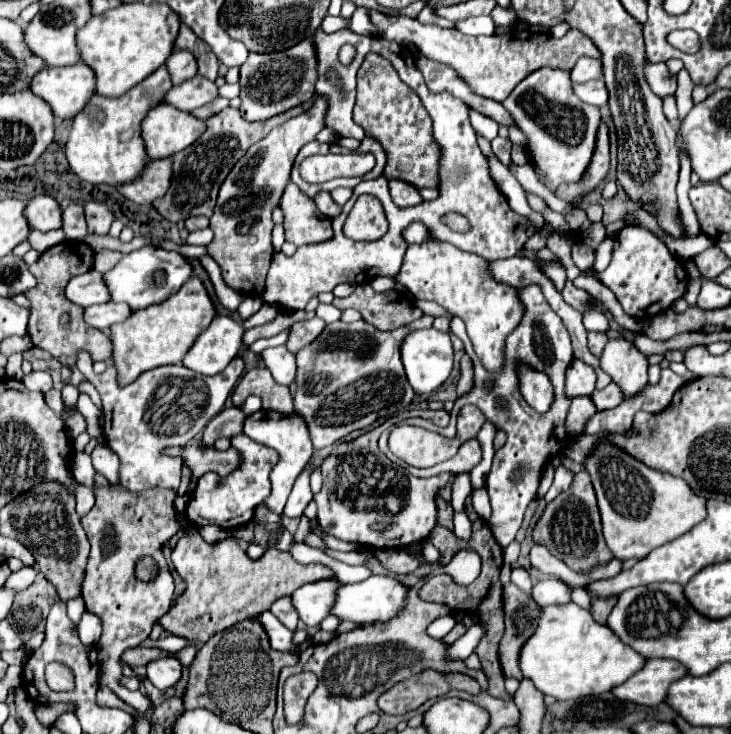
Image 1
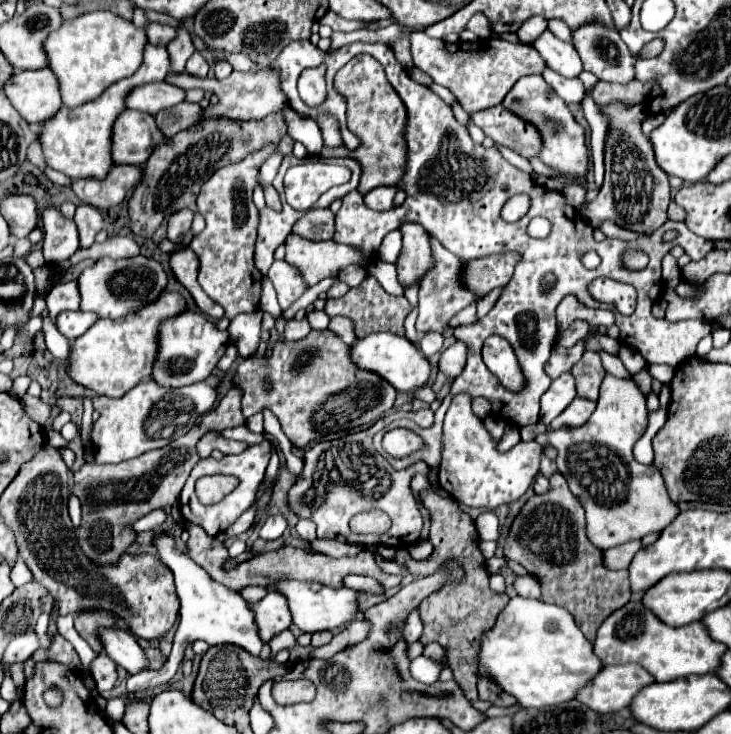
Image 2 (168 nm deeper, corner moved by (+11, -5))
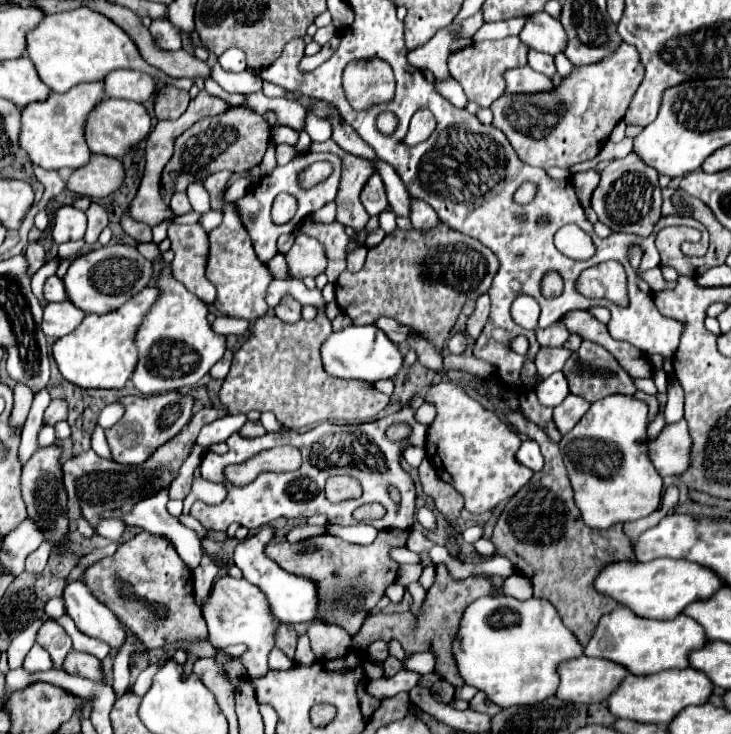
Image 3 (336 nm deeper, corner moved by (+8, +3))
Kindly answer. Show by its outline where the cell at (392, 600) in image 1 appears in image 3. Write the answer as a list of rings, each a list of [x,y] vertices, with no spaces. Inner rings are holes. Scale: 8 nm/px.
[[[262,526],[262,528],[258,528],[258,532],[254,536],[240,542],[234,550],[234,564],[242,570],[242,574],[248,582],[256,584],[266,594],[272,614],[280,622],[284,622],[284,624],[312,622],[312,620],[316,620],[316,610],[318,610],[316,582],[312,582],[310,578],[304,578],[304,576],[288,574],[286,570],[280,570],[280,566],[276,566],[276,562],[272,562],[264,556],[264,546],[274,538],[274,532],[276,530],[272,526]]]

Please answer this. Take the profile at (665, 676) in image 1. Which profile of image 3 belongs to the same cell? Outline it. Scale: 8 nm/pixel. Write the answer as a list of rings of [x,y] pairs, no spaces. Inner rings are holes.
[[[574,658],[562,662],[558,666],[560,686],[556,698],[566,702],[594,704],[604,702],[620,680],[628,676],[628,670],[616,662],[608,662],[602,658]]]

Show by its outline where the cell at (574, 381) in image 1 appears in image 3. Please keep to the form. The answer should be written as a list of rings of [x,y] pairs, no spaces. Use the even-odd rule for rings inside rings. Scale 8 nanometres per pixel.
[[[562,372],[552,374],[540,386],[536,386],[536,396],[538,396],[540,404],[550,406],[550,408],[556,408],[568,396],[568,392],[570,392],[568,382]]]

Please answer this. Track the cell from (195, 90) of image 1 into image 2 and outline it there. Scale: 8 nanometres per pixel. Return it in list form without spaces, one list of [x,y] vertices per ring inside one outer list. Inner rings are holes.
[[[153,82],[153,84],[135,86],[127,94],[125,106],[131,110],[141,110],[141,112],[155,116],[165,106],[173,106],[183,100],[185,100],[185,90],[171,86],[167,82]]]

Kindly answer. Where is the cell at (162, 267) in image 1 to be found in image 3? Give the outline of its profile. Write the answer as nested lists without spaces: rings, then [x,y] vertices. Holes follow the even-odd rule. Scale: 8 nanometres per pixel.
[[[128,244],[102,246],[98,250],[82,254],[70,264],[64,276],[68,298],[86,314],[108,314],[118,306],[124,306],[124,302],[136,296],[152,280],[154,280],[152,262],[140,256],[138,250]]]

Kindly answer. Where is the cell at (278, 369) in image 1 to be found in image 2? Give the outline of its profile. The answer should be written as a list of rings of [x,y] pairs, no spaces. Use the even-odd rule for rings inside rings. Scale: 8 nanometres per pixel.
[[[257,310],[253,314],[239,314],[231,320],[227,332],[231,336],[231,344],[237,346],[239,356],[249,358],[257,352],[259,334],[261,334],[261,316],[263,312]]]

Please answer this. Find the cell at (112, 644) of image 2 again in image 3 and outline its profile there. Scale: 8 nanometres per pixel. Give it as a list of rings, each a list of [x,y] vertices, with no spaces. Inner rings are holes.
[[[76,580],[64,588],[64,604],[68,616],[76,622],[76,628],[80,632],[108,642],[112,650],[116,650],[116,646],[122,646],[124,638],[128,638],[122,622],[90,594],[82,580]]]

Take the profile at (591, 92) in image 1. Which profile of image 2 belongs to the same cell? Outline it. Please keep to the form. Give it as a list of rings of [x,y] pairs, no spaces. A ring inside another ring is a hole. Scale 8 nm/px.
[[[545,68],[541,72],[543,80],[565,100],[565,102],[575,102],[579,104],[583,100],[583,94],[585,94],[585,88],[583,88],[583,82],[579,78],[565,78],[561,74],[557,74],[555,70],[551,68]]]

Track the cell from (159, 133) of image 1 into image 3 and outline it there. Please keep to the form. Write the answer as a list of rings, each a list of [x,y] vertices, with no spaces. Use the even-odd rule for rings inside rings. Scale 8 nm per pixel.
[[[108,98],[106,102],[100,102],[94,108],[86,124],[86,142],[94,154],[122,158],[130,154],[142,140],[148,138],[150,128],[152,128],[152,118],[142,104],[130,102],[130,100],[110,100]]]

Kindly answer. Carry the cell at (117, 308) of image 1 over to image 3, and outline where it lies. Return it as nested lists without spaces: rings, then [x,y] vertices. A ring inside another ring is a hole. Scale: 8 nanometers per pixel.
[[[54,302],[48,304],[44,308],[44,322],[42,322],[42,330],[46,336],[58,340],[70,332],[74,332],[80,322],[84,320],[84,312],[76,310],[76,306],[72,306],[72,302]]]

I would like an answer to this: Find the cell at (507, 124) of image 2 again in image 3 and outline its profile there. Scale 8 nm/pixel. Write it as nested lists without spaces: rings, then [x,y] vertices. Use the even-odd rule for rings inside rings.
[[[622,44],[614,54],[594,66],[578,66],[564,84],[542,94],[504,94],[492,102],[494,126],[506,134],[518,158],[530,166],[568,168],[594,160],[612,128],[624,118],[644,78],[634,46]]]

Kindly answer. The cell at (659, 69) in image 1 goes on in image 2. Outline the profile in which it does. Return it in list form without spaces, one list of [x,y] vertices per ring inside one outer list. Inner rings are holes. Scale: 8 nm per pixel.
[[[601,22],[583,24],[573,32],[573,46],[579,52],[583,70],[589,70],[599,80],[619,82],[619,84],[633,80],[633,56],[629,54],[629,48],[625,46],[625,42],[621,42],[621,36],[615,28],[603,26]]]

